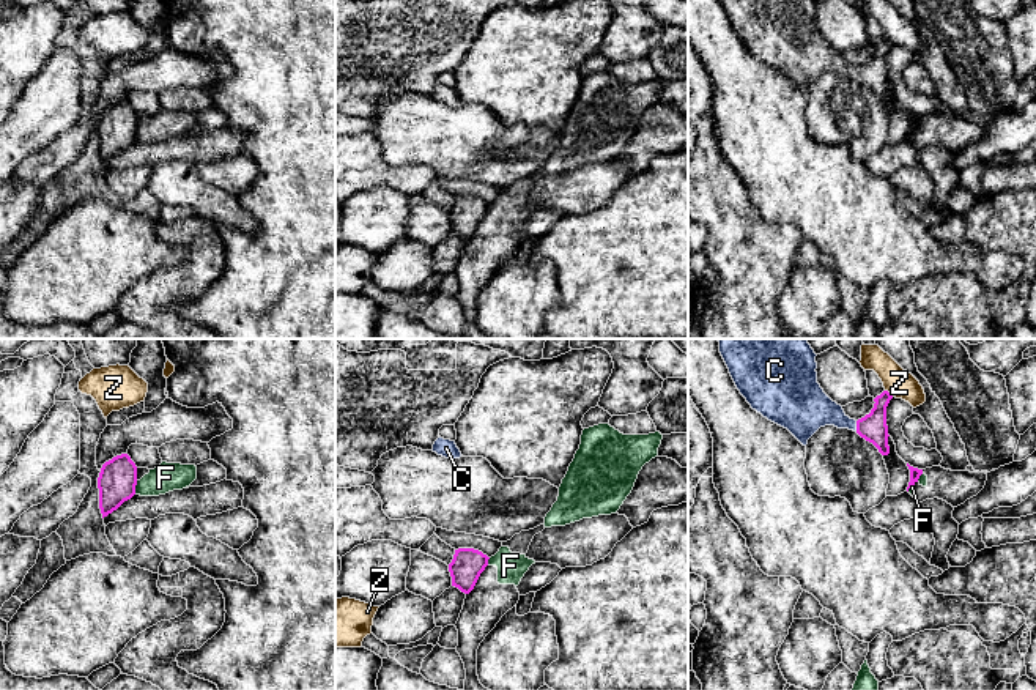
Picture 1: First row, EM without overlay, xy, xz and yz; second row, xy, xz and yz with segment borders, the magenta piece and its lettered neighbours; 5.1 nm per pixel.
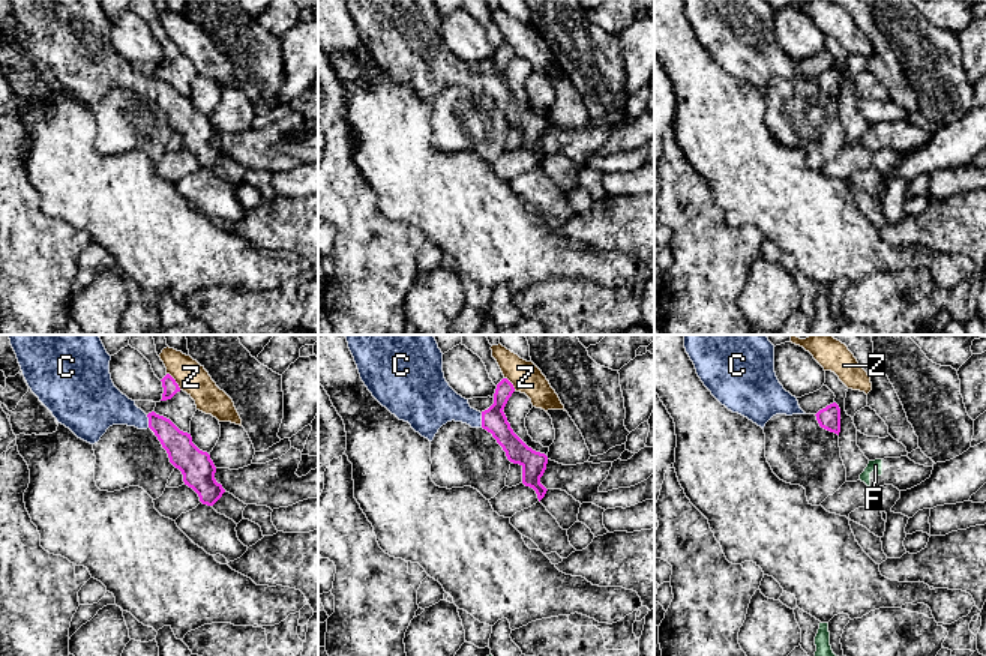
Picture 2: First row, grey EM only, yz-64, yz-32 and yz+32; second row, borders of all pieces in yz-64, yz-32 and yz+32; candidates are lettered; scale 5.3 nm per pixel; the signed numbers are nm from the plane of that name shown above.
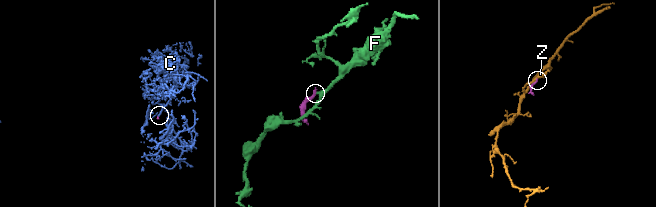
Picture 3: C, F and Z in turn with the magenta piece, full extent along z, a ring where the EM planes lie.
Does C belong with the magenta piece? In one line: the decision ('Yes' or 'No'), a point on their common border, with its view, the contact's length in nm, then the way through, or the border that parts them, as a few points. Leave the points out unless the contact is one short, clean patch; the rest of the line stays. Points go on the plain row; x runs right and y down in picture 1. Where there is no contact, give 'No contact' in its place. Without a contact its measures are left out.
Yes. Touches magenta at yz (857, 73). Shared border 60 nm. Path across: yz (873, 74), (857, 73), (811, 55)

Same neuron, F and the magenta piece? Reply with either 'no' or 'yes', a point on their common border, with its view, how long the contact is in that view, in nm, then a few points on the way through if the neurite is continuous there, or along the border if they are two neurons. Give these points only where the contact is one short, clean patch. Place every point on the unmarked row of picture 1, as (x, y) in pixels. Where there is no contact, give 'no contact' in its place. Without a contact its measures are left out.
no; contact xy (134, 134); length 70 nm; border xy (137, 128), (134, 140)

